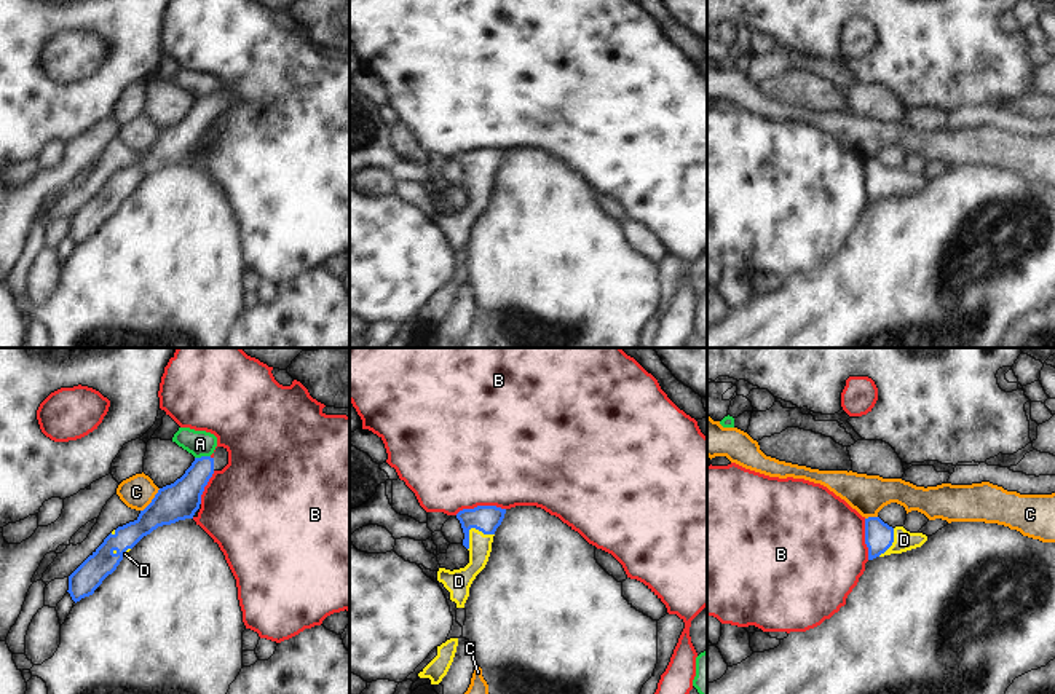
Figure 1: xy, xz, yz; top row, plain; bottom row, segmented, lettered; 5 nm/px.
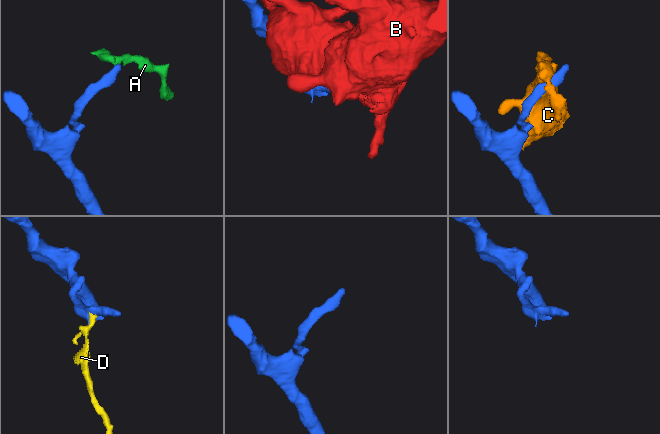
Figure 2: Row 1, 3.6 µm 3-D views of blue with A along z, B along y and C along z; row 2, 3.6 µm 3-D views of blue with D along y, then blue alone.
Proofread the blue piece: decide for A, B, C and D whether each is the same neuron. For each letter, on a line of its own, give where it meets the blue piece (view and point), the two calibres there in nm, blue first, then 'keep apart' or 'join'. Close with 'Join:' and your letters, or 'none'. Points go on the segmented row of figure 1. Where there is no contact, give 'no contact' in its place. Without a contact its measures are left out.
A: meets blue in xy at (201, 457); 190 nm thick on the blue side, 130 nm on the other; keep apart
B: meets blue in xz at (479, 506); 140 nm thick on the blue side, 500 nm on the other; keep apart
C: meets blue in xy at (152, 500); 190 nm thick on the blue side, 160 nm on the other; keep apart
D: meets blue in xz at (471, 527); 140 nm thick on the blue side, 110 nm on the other; join
Join: D

